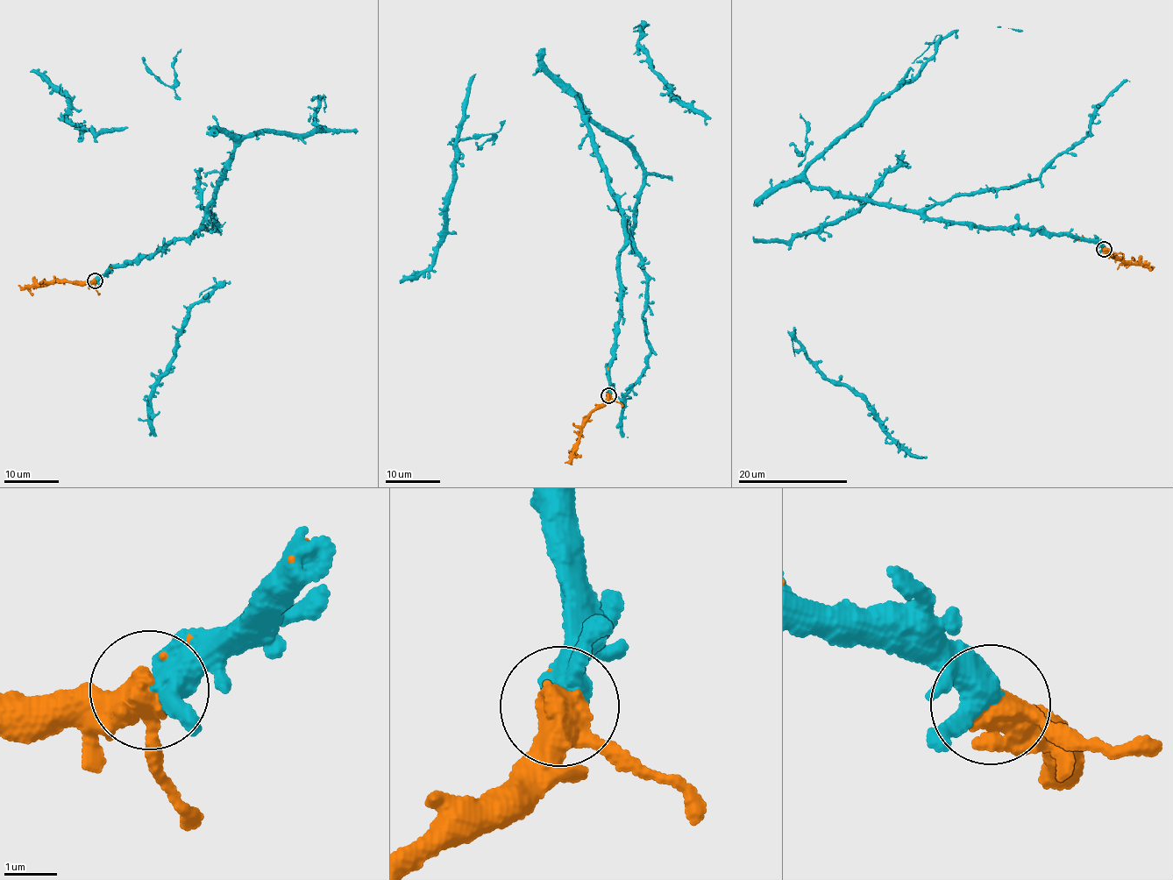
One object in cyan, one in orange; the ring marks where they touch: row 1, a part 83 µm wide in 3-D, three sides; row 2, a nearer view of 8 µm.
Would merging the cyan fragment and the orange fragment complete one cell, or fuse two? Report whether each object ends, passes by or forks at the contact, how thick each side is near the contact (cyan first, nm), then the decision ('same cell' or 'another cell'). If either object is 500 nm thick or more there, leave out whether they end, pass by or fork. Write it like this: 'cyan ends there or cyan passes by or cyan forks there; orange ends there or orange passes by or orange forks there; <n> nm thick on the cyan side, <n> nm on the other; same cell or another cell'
cyan passes by; orange forks there; 460 nm thick on the cyan side, 400 nm on the other; same cell

